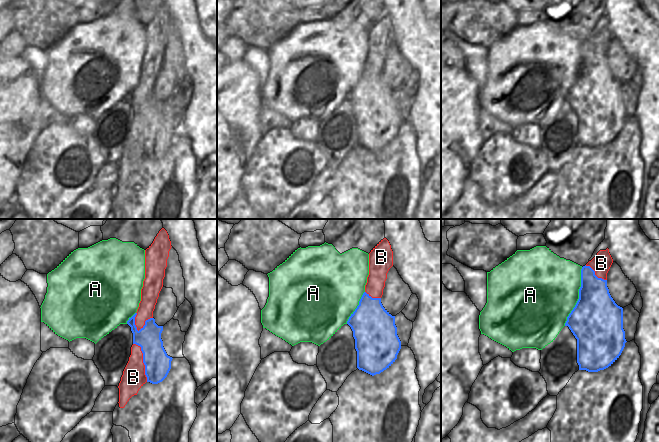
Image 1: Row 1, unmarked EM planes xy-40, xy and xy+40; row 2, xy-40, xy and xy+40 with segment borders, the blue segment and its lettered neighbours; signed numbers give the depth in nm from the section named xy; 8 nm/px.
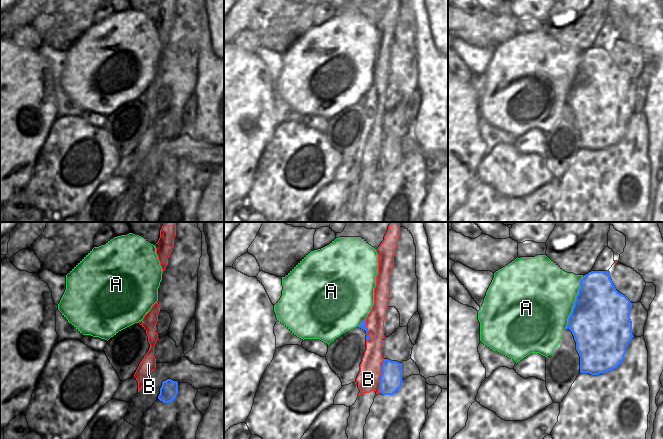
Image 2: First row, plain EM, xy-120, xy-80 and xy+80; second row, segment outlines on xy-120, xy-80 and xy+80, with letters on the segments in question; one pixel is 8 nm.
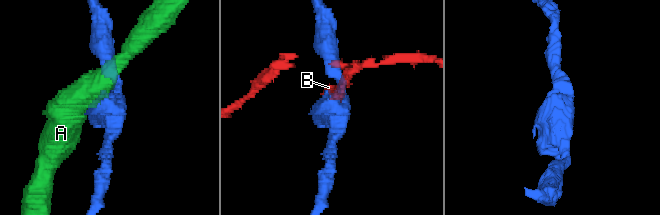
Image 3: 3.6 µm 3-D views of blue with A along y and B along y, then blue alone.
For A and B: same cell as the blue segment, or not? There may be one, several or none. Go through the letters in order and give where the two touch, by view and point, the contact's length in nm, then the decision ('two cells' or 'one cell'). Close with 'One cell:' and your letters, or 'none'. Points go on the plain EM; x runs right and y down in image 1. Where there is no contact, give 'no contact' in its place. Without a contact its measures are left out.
A: contact xy+40 (579, 72); length 500 nm; two cells
B: contact xy-40 (143, 137); length 340 nm; two cells
One cell: none

